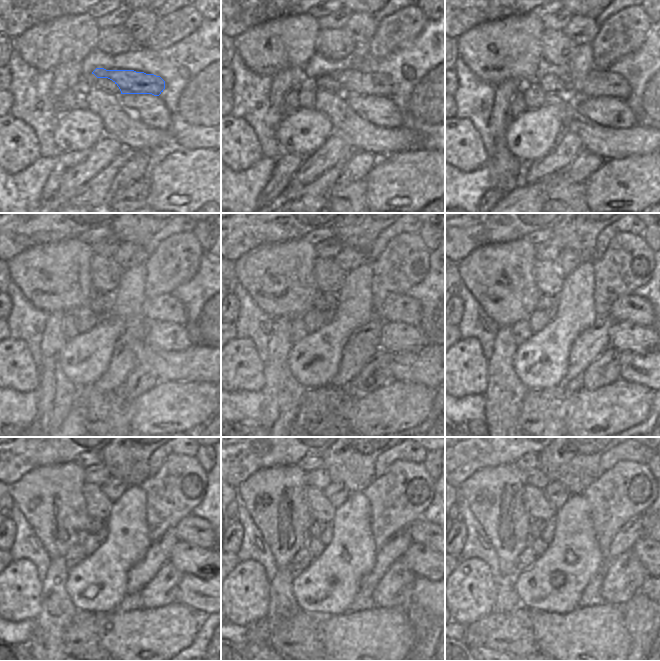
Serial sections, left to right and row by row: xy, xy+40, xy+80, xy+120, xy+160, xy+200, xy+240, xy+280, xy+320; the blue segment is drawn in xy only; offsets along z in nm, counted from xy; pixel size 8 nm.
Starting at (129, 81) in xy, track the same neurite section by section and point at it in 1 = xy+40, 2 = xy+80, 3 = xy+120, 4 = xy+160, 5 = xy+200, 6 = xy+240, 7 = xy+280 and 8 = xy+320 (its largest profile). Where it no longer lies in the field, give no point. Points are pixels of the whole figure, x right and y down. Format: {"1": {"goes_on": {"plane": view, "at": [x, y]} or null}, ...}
{"1": {"goes_on": {"plane": "xy+40", "at": [355, 82]}}, "2": {"goes_on": {"plane": "xy+80", "at": [599, 82]}}, "3": {"goes_on": {"plane": "xy+120", "at": [166, 308]}}, "4": {"goes_on": {"plane": "xy+160", "at": [399, 308]}}, "5": {"goes_on": {"plane": "xy+200", "at": [635, 309]}}, "6": {"goes_on": {"plane": "xy+240", "at": [193, 530]}}, "7": {"goes_on": {"plane": "xy+280", "at": [421, 531]}}, "8": {"goes_on": {"plane": "xy+320", "at": [648, 523]}}}

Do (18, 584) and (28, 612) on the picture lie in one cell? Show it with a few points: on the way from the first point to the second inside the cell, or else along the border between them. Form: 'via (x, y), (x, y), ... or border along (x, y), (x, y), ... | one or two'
via (22, 590), (22, 601), (26, 605) | one

